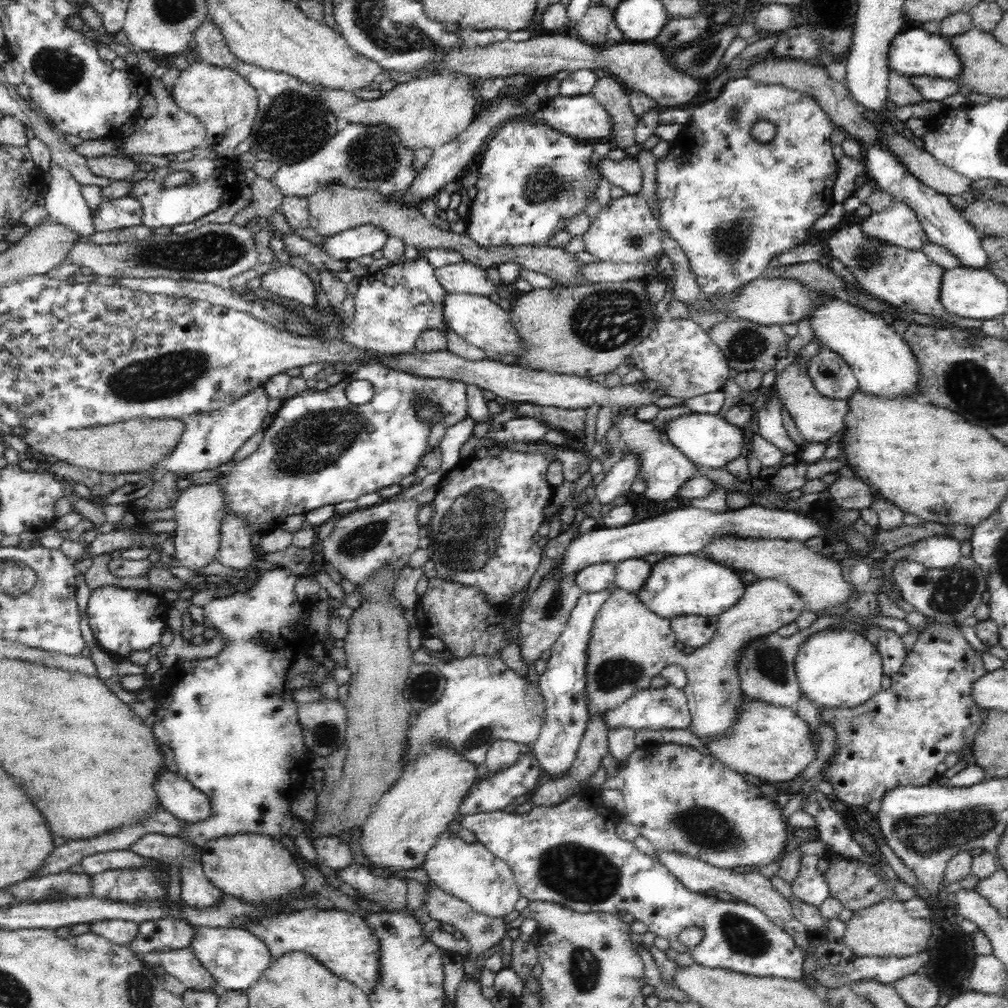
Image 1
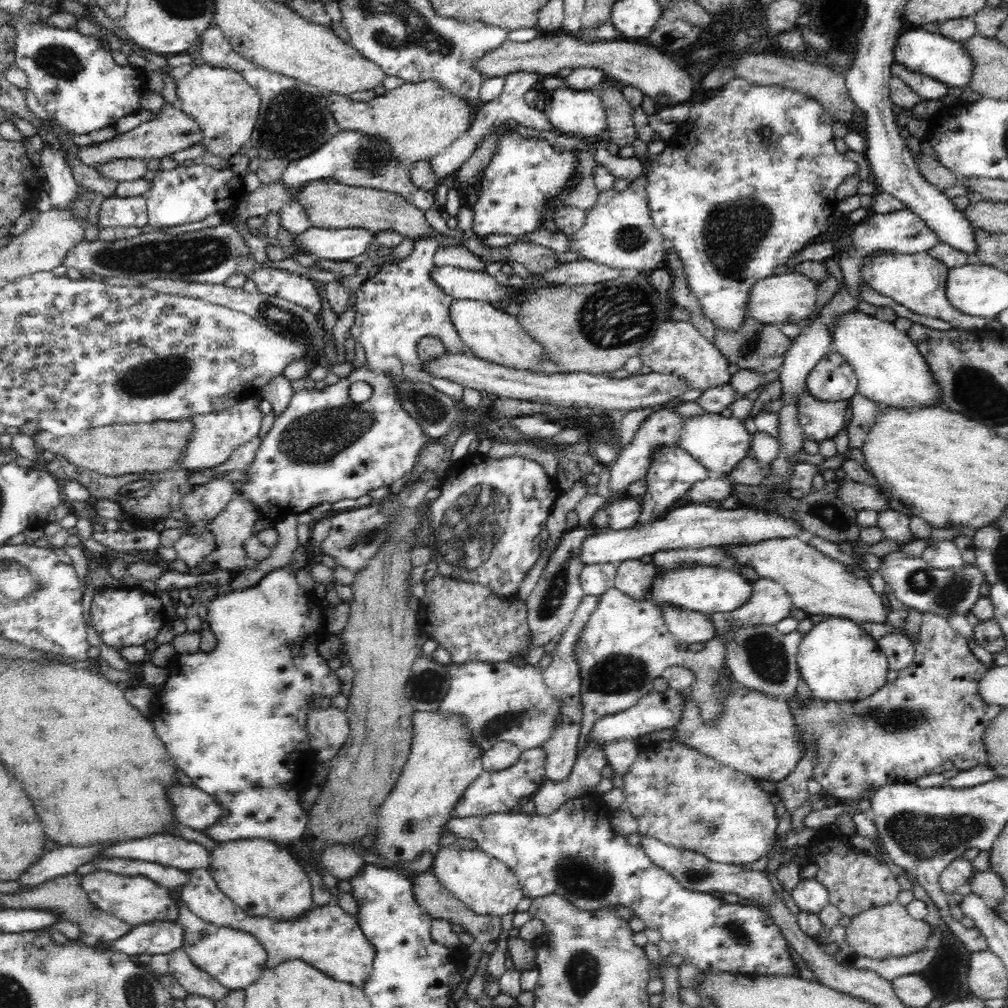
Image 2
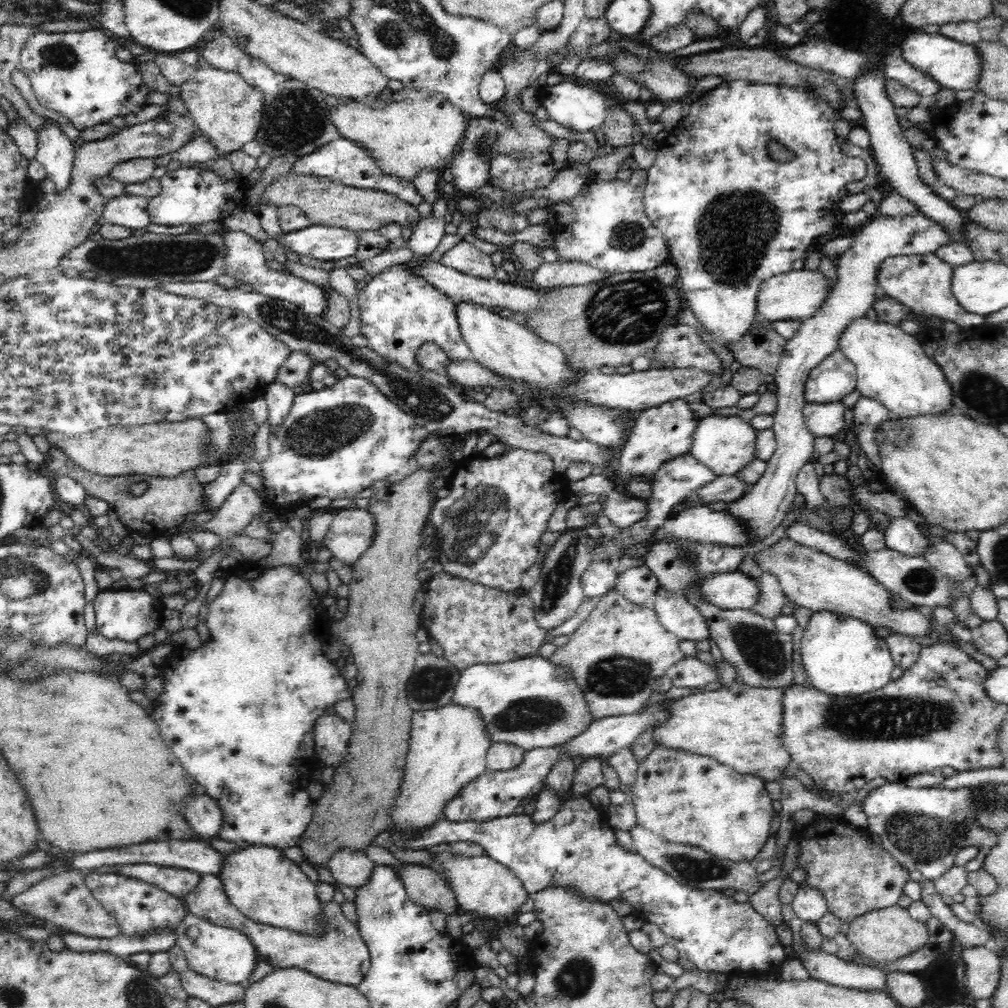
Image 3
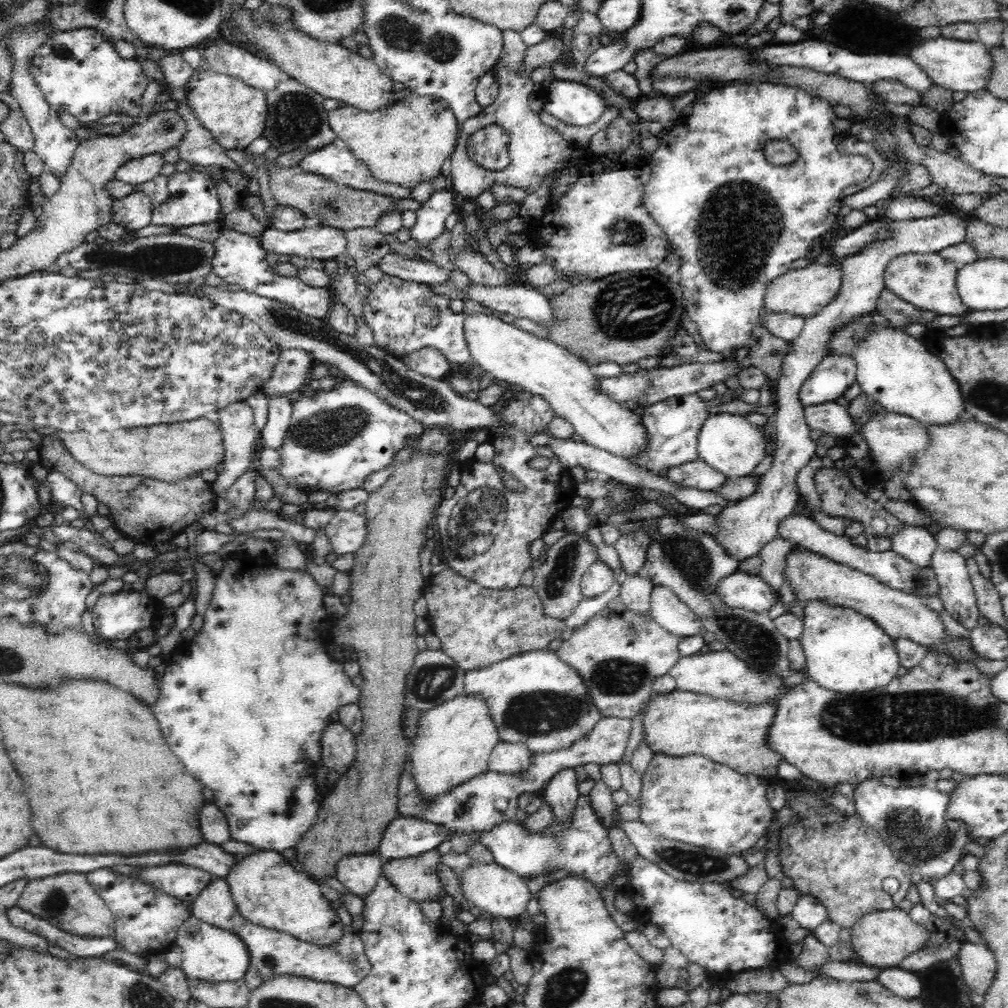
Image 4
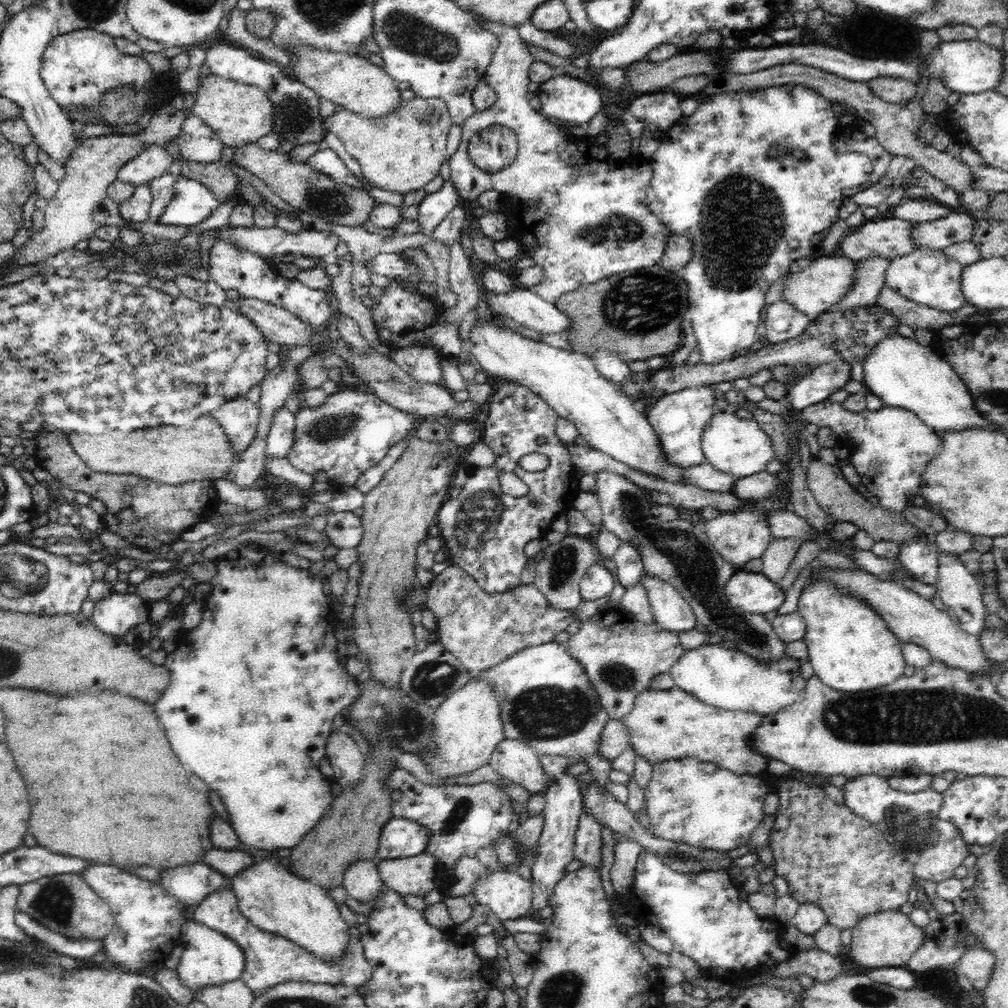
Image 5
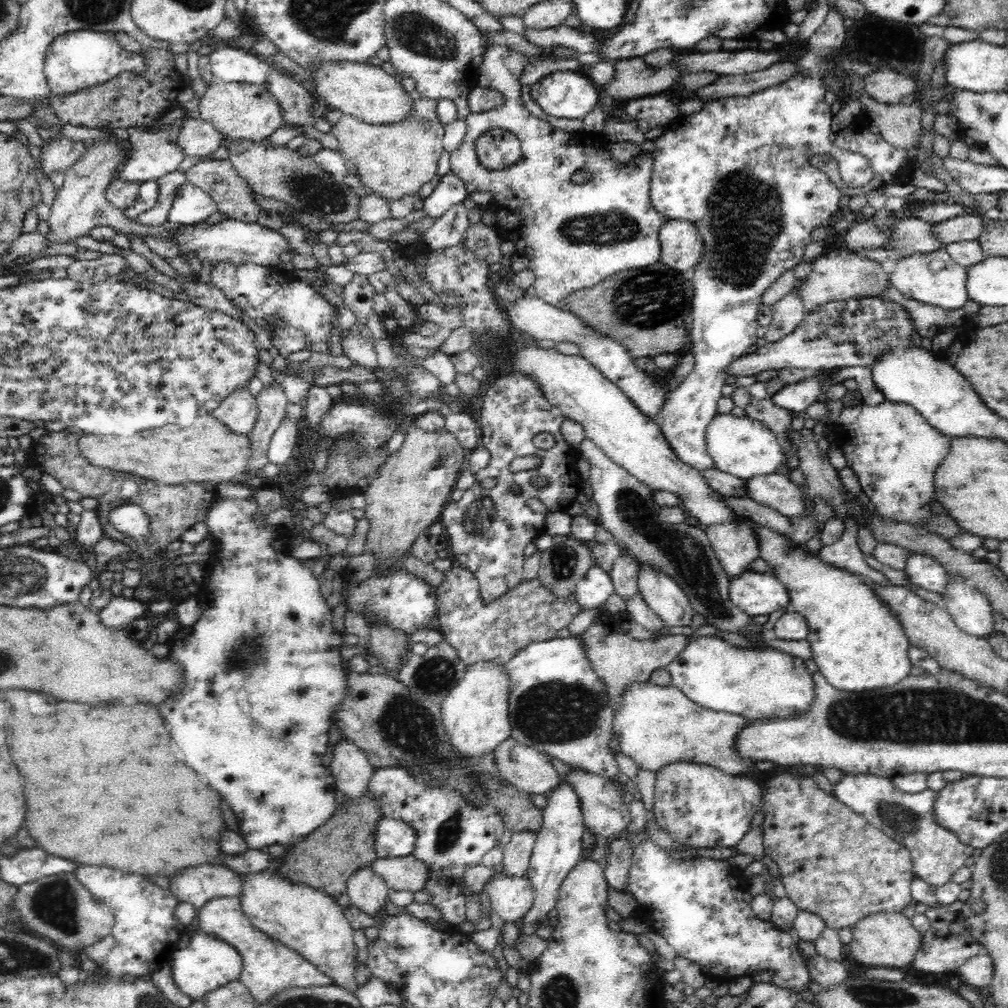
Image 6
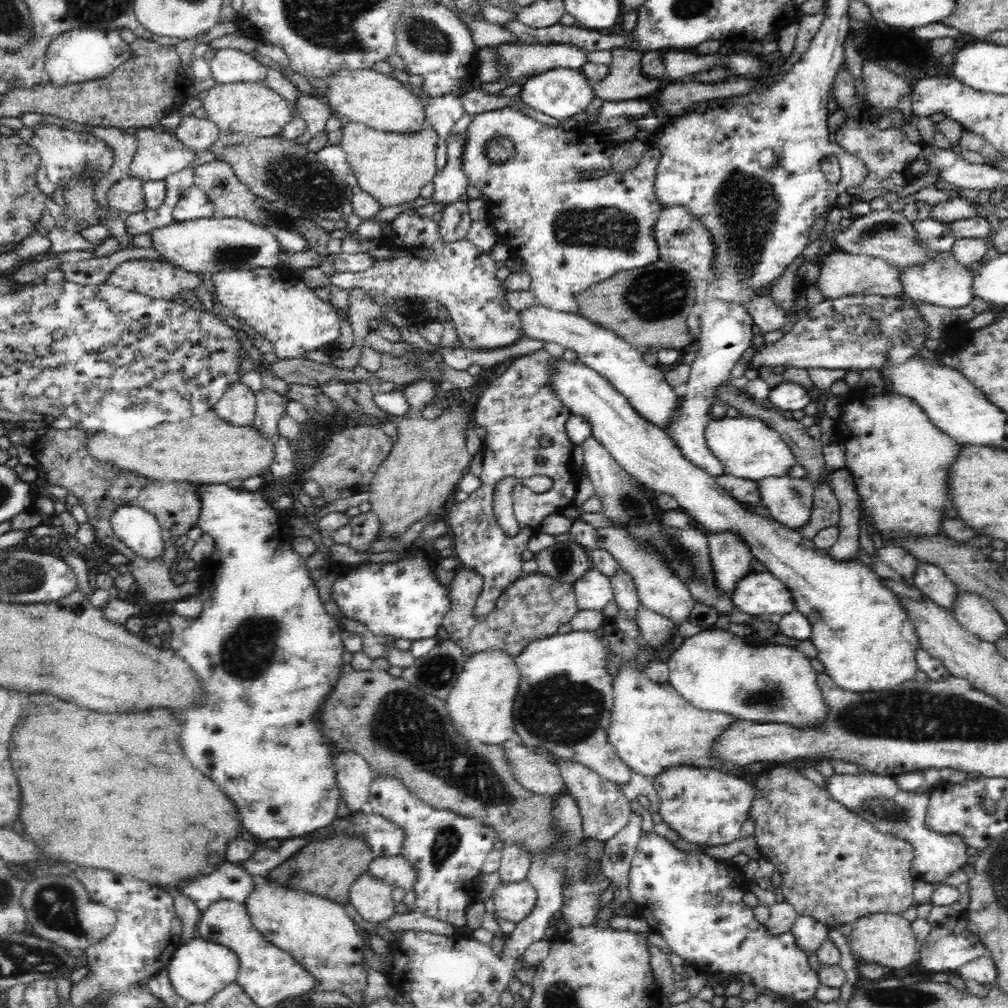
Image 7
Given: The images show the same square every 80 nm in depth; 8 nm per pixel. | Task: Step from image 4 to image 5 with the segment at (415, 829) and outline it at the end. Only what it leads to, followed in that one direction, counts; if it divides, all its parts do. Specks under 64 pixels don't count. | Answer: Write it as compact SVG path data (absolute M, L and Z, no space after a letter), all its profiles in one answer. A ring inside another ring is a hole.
M390 818L379 838L380 860L408 858L424 852L429 845L429 830L406 818Z

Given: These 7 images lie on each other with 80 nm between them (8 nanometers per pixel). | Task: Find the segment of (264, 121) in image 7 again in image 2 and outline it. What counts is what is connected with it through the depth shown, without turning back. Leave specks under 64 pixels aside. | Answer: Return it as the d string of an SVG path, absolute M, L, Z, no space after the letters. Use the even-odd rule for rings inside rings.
M208 64L192 65L191 72L177 81L177 100L180 109L198 123L207 150L227 160L249 144L261 110L257 90L236 70Z

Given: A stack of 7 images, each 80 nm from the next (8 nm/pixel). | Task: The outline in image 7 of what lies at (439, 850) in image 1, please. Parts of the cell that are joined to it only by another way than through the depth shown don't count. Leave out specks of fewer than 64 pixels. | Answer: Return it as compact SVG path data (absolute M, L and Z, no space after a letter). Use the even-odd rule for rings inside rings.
M524 878L518 882L502 882L493 890L492 899L496 904L496 914L504 920L517 923L530 914L537 894L534 885Z

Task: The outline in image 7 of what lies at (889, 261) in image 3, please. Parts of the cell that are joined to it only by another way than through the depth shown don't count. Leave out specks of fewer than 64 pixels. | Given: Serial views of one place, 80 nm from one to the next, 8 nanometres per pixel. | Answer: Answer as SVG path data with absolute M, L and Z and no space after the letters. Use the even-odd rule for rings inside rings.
M951 251L931 255L920 263L898 268L898 280L902 290L912 300L946 306L946 308L962 308L972 302L974 291L971 283L974 275L969 267L958 263Z

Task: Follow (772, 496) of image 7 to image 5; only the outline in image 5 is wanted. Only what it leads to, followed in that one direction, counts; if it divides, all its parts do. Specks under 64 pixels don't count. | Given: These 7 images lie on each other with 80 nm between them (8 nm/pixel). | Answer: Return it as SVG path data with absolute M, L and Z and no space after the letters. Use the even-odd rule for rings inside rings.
M764 470L736 479L730 493L734 493L736 497L744 502L762 500L762 498L770 498L772 494L778 494L778 482L778 477L774 477L774 474Z

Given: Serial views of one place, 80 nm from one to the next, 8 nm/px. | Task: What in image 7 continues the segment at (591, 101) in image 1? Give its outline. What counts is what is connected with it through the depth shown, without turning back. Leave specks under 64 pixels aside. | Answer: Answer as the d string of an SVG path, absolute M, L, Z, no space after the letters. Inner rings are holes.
M554 68L530 78L522 86L519 95L528 107L555 118L559 122L586 112L587 106L595 98L592 82L586 79L586 76L582 75L580 71L570 68Z

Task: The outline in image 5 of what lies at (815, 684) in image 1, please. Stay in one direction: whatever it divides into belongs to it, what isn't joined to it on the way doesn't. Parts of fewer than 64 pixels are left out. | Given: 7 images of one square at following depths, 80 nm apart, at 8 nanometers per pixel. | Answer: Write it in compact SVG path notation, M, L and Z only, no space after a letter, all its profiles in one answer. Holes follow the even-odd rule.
M814 582L802 588L797 611L806 621L803 641L814 676L831 689L847 693L892 684L906 668L902 641L892 634L886 621L860 598L839 594L831 582Z

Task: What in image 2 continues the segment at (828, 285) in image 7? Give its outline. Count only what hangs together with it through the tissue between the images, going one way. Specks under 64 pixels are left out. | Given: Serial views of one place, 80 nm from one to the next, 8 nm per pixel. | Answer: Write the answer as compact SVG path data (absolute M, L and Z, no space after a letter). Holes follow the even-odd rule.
M794 271L785 274L774 274L754 282L747 292L745 303L745 316L754 318L763 324L798 324L808 319L814 312L816 298L818 298L818 285L802 274Z

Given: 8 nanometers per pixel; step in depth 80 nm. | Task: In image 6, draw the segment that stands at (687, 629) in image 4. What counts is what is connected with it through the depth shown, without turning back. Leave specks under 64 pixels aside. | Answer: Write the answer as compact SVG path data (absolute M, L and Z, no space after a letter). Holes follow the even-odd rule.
M641 563L637 586L638 593L666 627L690 624L694 608L674 579Z

